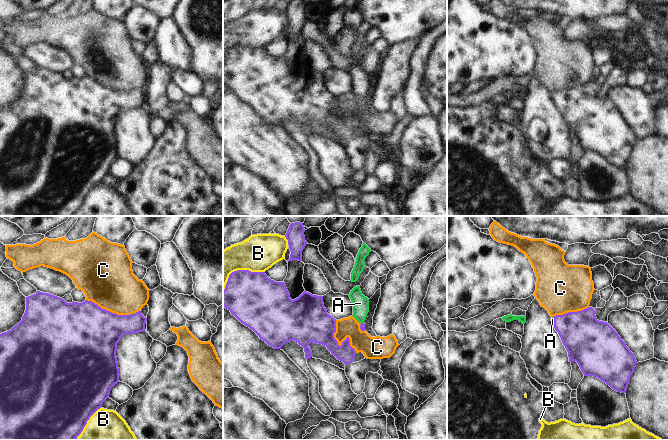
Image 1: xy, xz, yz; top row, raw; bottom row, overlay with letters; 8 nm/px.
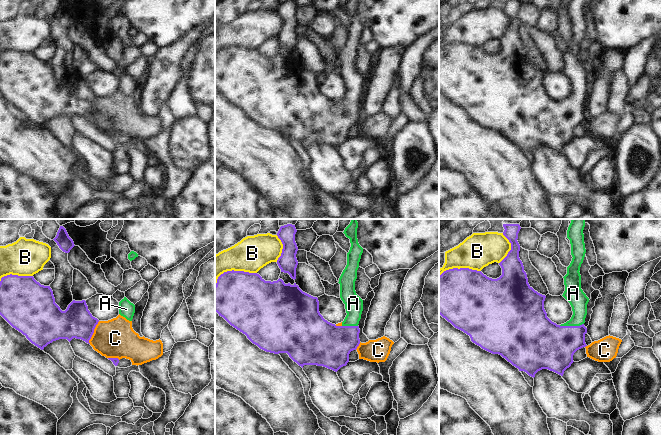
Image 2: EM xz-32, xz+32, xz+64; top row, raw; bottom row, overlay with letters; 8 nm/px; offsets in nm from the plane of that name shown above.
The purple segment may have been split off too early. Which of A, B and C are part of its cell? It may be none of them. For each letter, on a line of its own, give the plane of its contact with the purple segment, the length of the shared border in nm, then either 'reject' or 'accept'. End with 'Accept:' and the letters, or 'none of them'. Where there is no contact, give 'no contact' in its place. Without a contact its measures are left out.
A: contact in yz; length 60 nm; accept
B: contact in xz; length 380 nm; reject
C: contact in xz; length 320 nm; reject
Accept: A

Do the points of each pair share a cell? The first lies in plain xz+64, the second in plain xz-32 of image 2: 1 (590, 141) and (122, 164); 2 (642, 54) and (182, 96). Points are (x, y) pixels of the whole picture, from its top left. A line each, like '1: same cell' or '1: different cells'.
1: same cell
2: same cell

